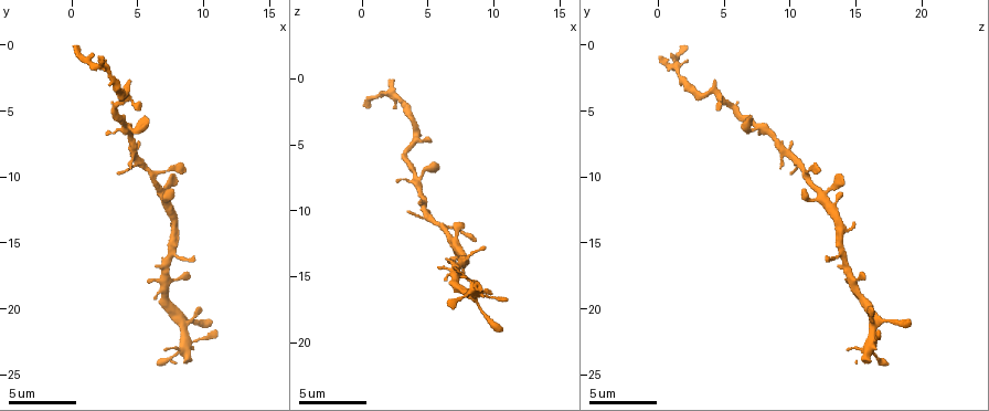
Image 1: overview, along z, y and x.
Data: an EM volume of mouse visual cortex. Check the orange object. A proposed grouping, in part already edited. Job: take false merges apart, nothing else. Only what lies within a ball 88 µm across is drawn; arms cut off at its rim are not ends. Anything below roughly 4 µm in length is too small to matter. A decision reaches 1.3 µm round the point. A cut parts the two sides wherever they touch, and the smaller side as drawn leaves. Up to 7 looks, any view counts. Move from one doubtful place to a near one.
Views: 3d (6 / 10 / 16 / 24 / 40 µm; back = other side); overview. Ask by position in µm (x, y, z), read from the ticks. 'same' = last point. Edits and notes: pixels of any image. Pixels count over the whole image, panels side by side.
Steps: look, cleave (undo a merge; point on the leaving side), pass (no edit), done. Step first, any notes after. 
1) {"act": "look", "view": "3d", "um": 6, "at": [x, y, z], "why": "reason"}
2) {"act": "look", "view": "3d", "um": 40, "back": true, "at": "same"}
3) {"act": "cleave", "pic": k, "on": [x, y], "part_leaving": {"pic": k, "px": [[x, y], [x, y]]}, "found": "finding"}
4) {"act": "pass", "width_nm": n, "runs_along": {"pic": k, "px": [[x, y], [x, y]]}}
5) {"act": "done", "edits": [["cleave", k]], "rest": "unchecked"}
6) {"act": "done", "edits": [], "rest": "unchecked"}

{"act": "look", "view": "3d", "um": 16, "at": [3.4, 4.6, 5.4], "why": "thin neck"}

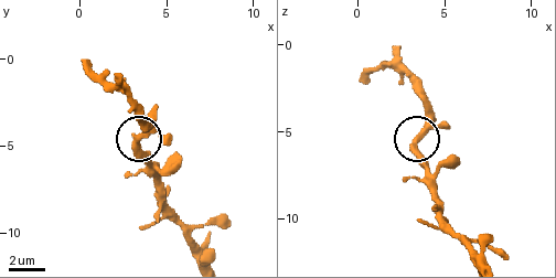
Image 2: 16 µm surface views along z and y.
{"act": "pass", "arms": 3, "runs_along": {"pic": 2, "px": [[184, 228], [166, 207], [162, 190], [137, 141], [153, 107]]}, "found": "one cell here"}

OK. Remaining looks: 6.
{"act": "look", "view": "3d", "um": 10, "at": [6.0, 9.8, 11.0], "why": "arms part here"}

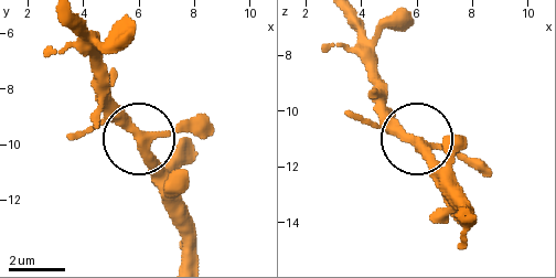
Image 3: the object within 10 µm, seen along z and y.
{"act": "pass", "width_nm": 310, "runs_along": {"pic": 3, "px": [[140, 140], [95, 93]]}, "found": "all the same cell"}

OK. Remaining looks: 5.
{"act": "look", "view": "3d", "um": 6, "at": [7.8, 13.8, 13.6]}

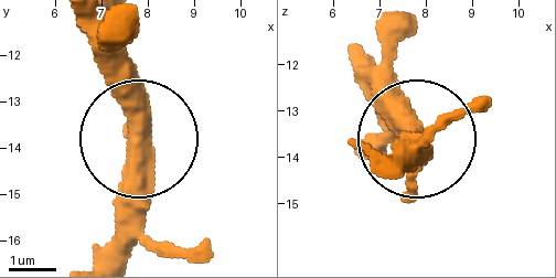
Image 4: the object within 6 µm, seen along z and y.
{"act": "pass", "width_nm": 390, "found": "all the same cell"}

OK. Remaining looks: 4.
{"act": "done", "edits": [], "rest": "unchecked"}

